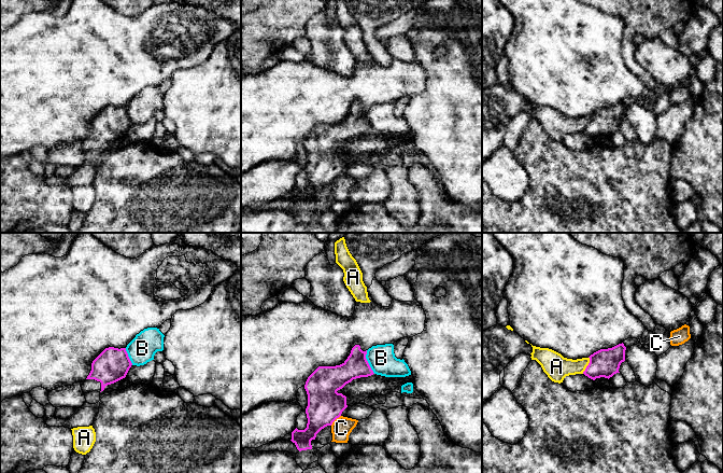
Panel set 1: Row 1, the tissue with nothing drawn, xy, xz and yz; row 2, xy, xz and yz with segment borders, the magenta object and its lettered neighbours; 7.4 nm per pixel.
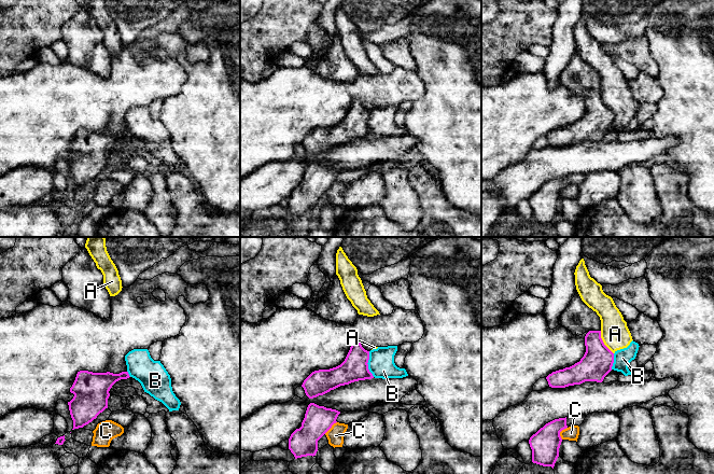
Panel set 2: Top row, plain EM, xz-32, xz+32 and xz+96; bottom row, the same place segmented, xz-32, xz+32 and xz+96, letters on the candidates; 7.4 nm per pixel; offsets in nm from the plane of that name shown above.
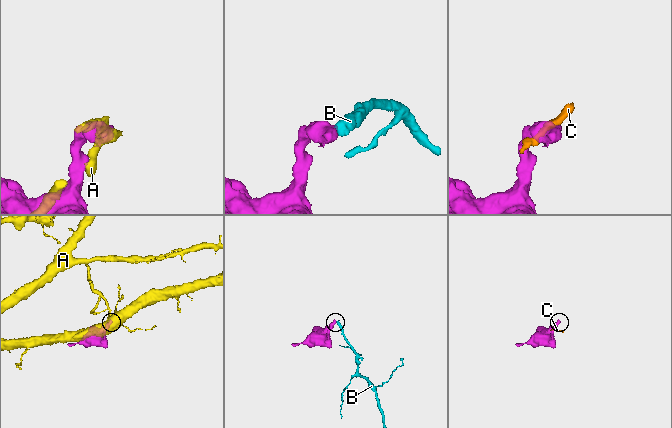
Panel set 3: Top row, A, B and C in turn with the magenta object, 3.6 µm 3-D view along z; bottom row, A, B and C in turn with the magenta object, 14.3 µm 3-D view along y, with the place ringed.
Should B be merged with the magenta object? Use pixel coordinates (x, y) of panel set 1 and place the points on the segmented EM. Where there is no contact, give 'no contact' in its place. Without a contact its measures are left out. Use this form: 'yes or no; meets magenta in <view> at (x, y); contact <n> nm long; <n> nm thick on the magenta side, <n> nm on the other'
no; meets magenta in xz at (367, 362); contact 190 nm long; 180 nm thick on the magenta side, 200 nm on the other

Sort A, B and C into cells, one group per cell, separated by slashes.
A B / C

